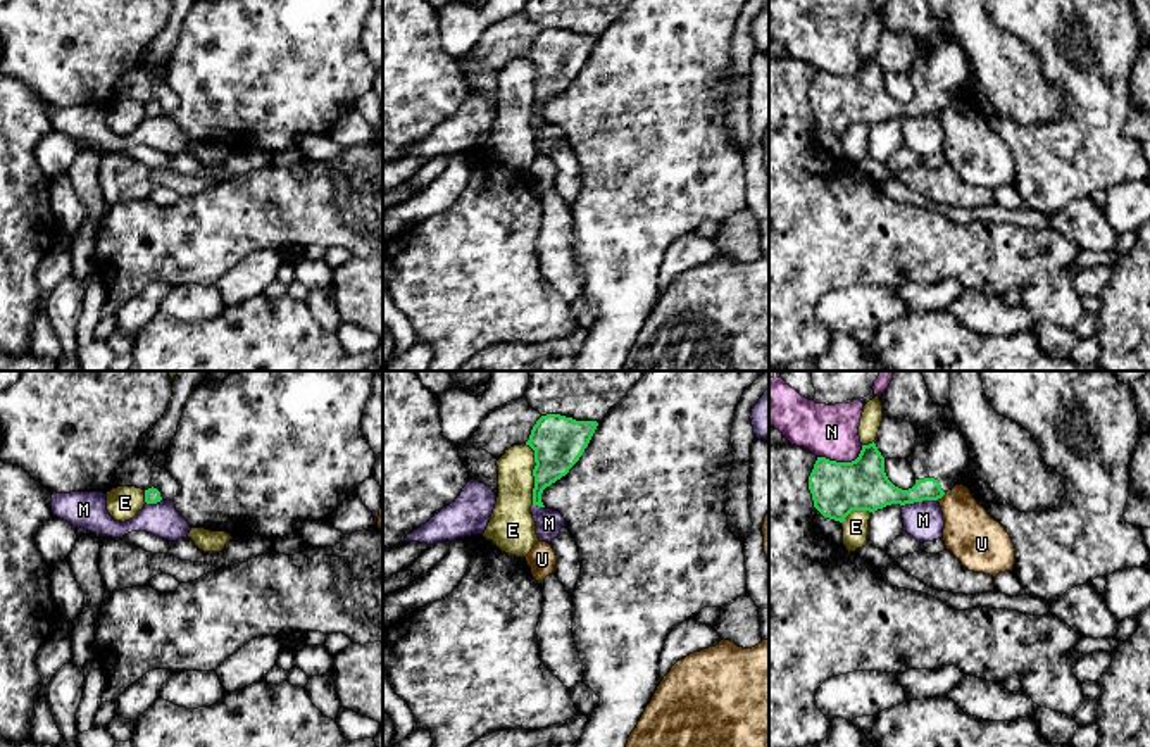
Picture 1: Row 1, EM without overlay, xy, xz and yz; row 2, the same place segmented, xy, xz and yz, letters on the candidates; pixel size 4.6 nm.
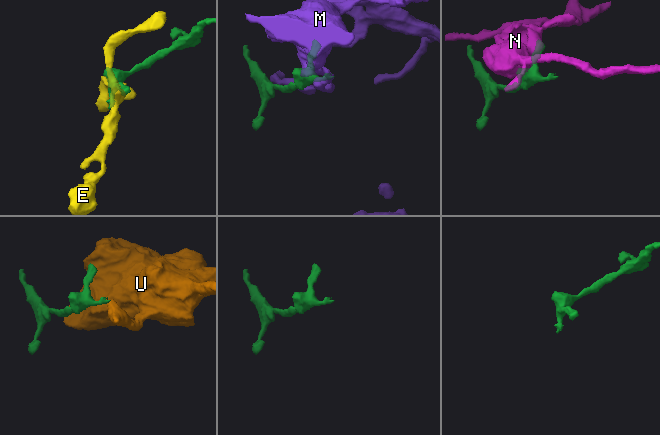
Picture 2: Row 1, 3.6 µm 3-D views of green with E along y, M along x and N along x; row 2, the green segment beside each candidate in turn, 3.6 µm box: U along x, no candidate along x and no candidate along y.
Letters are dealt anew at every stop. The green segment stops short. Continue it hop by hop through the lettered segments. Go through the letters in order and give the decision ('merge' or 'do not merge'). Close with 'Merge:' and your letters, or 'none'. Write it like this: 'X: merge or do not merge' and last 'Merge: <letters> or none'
E: do not merge
M: do not merge
N: do not merge
U: do not merge
Merge: none

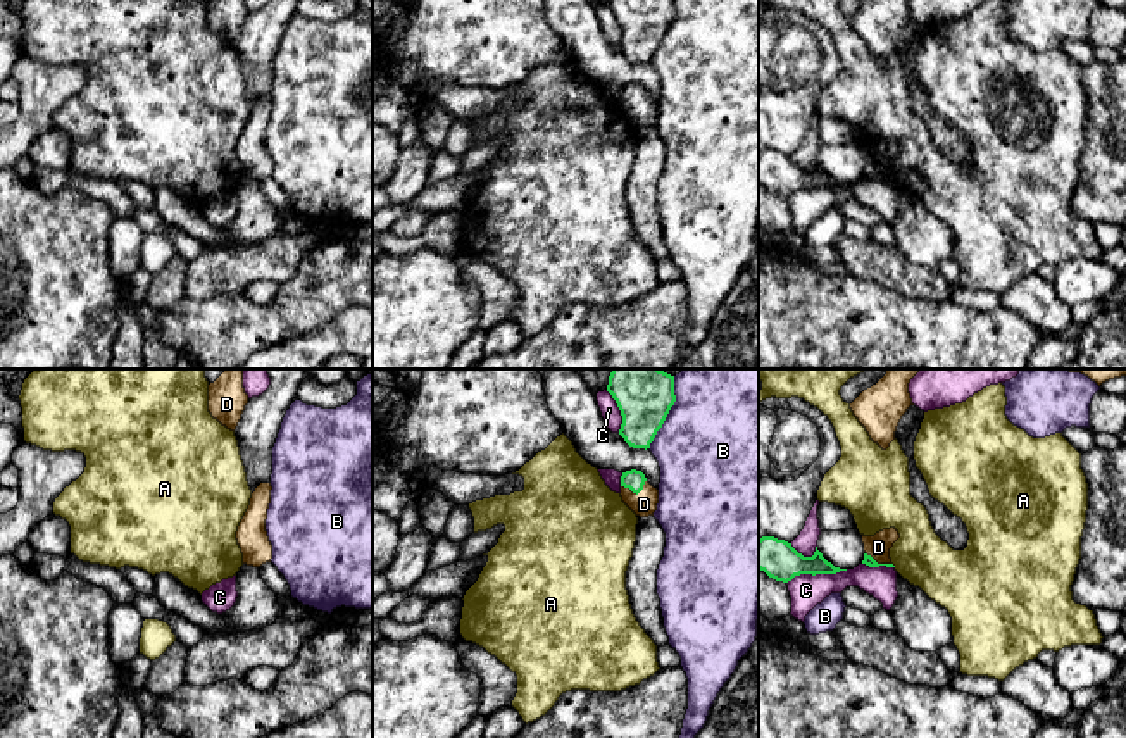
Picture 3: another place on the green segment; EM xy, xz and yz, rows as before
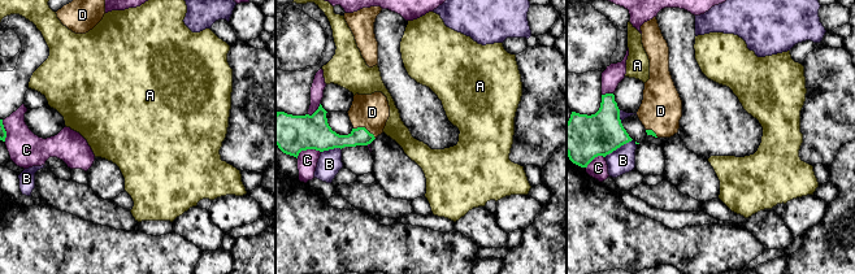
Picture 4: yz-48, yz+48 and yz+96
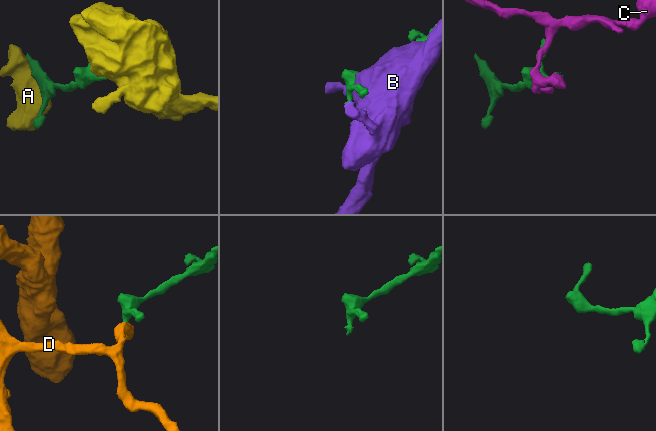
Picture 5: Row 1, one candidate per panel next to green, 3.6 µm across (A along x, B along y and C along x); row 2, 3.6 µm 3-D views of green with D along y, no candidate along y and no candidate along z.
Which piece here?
A: do not merge
B: do not merge
C: do not merge
D: merge
Merge: D

